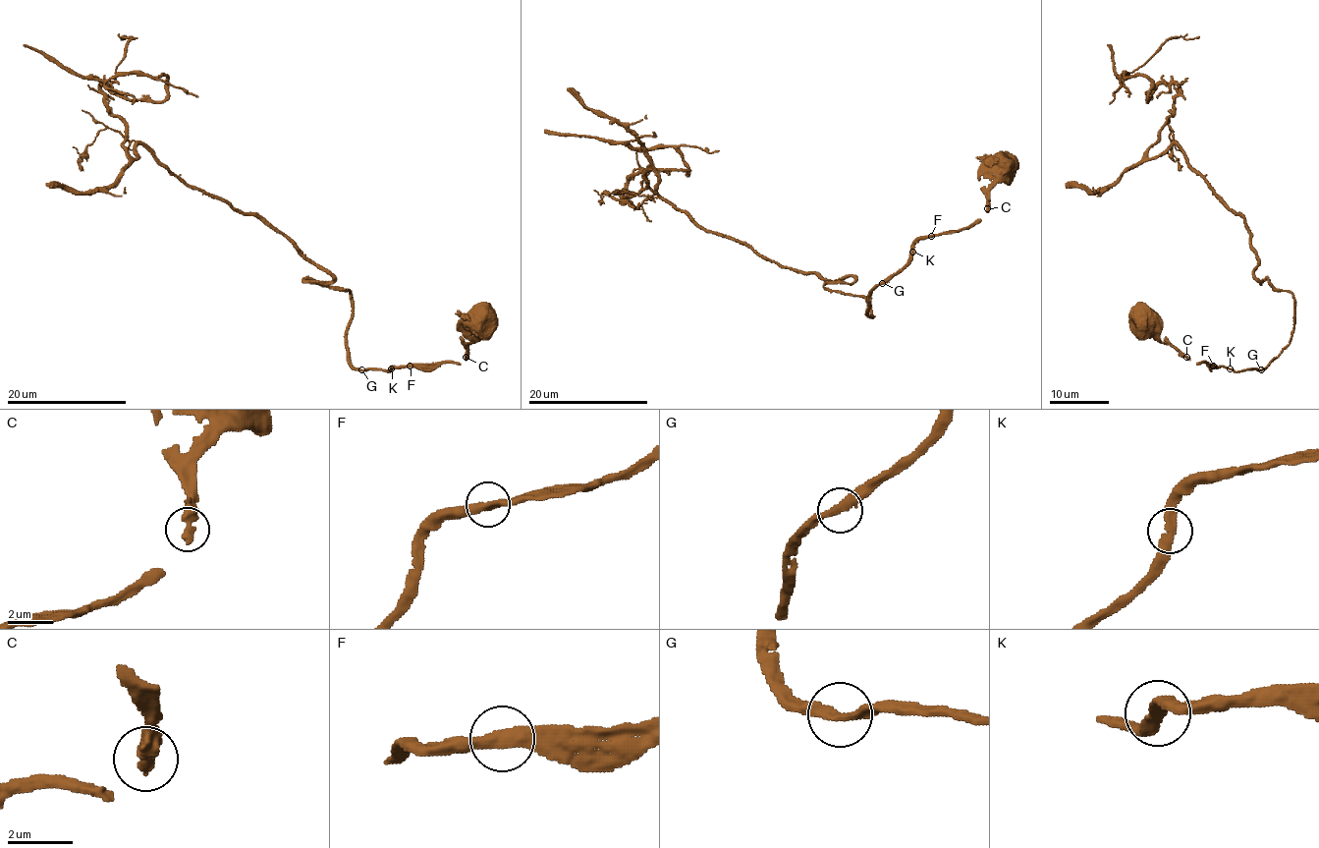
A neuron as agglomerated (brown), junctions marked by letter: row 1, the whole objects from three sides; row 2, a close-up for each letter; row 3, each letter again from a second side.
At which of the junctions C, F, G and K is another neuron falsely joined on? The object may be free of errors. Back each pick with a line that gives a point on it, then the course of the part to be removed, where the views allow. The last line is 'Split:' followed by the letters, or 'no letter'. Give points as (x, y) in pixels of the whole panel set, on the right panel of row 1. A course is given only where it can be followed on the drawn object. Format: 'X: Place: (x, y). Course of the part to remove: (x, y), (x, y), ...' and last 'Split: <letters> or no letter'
Split: no letter

